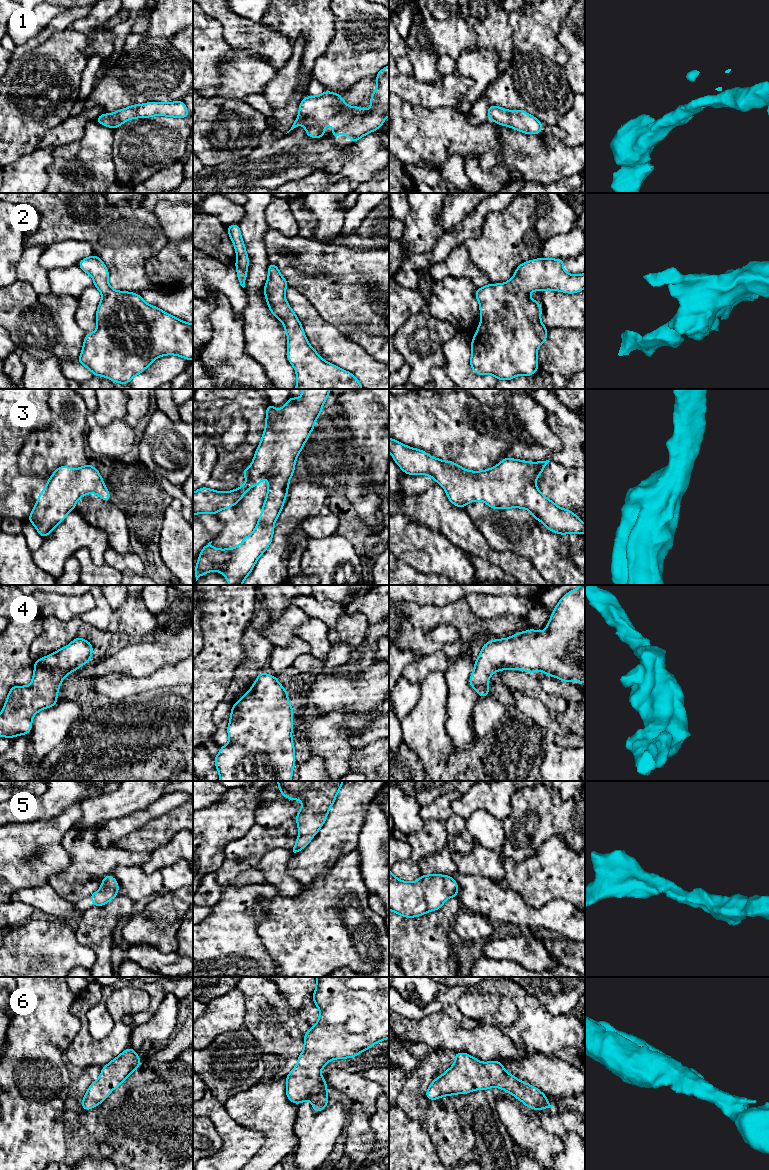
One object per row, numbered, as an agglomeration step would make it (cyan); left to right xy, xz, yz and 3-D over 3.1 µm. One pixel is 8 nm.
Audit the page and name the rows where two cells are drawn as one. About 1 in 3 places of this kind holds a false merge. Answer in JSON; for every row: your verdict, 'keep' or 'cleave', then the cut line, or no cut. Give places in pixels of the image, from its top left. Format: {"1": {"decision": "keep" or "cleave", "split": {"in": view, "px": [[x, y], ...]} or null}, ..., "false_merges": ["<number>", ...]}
{"1": {"decision": "keep", "split": null}, "2": {"decision": "keep", "split": null}, "3": {"decision": "keep", "split": null}, "4": {"decision": "keep", "split": null}, "5": {"decision": "keep", "split": null}, "6": {"decision": "keep", "split": null}, "false_merges": []}

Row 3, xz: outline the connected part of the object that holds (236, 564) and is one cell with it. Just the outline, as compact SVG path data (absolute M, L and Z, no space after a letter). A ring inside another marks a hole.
M303 389L301 398L297 399L291 396L288 402L281 406L280 412L278 412L276 408L269 403L266 410L266 428L264 429L261 442L256 449L251 465L241 472L247 478L246 483L235 490L225 493L206 487L201 487L193 493L193 515L201 513L217 515L220 510L228 509L237 504L250 488L261 484L264 477L269 478L269 482L267 484L267 497L265 498L259 520L253 532L249 536L245 537L241 544L235 548L216 549L211 546L212 541L206 544L201 550L199 559L196 563L196 581L200 576L208 572L218 571L225 575L225 578L230 585L242 585L243 581L251 573L258 558L266 551L272 542L274 523L284 506L288 487L290 485L289 480L294 473L296 458L303 449L305 442L308 440L309 434L313 431L314 423L319 418L320 413L323 410L322 406L325 403L329 393L330 389Z

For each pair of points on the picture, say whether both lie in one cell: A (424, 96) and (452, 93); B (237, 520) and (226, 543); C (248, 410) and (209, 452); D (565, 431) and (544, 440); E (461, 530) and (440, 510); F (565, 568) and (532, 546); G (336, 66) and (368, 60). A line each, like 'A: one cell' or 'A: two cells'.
A: one cell
B: one cell
C: two cells
D: two cells
E: one cell
F: one cell
G: one cell

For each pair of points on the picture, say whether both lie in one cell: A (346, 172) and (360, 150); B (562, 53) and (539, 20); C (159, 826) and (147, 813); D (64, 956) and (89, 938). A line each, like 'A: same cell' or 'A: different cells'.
A: same cell
B: same cell
C: different cells
D: different cells

